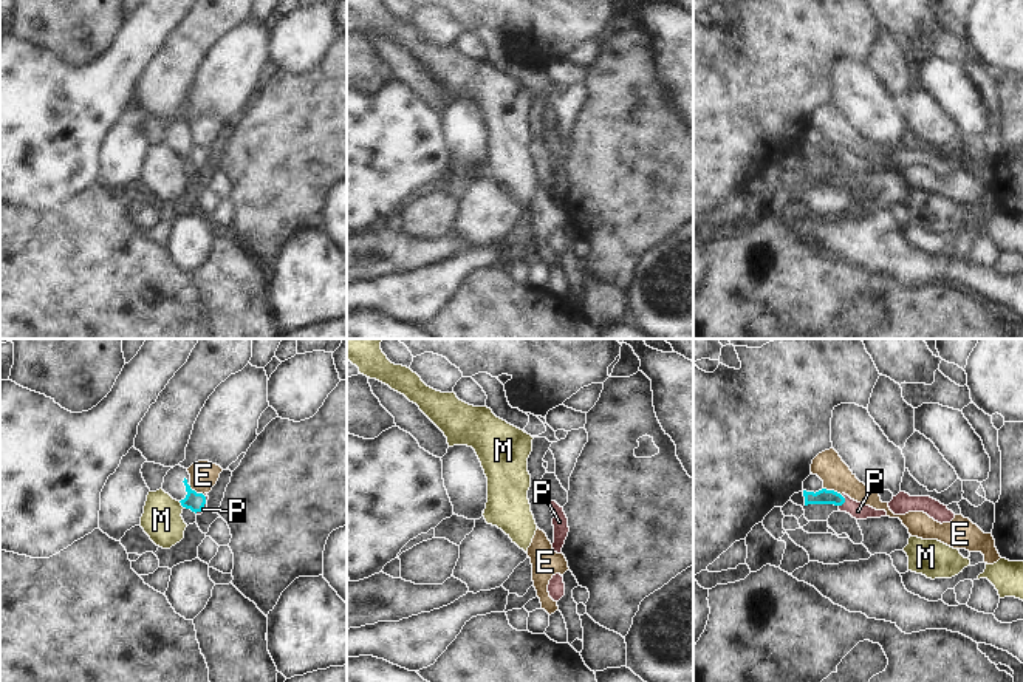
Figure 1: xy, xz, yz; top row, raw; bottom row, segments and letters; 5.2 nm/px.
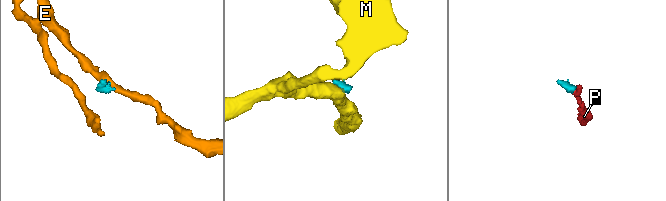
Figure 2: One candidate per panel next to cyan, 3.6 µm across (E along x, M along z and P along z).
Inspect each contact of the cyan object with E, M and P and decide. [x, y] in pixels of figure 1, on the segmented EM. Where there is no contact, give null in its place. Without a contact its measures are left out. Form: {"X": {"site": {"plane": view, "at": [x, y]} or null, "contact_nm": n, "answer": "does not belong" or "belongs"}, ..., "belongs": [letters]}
{"E": {"site": {"plane": "yz", "at": [833, 491]}, "contact_nm": 100, "answer": "does not belong"}, "M": {"site": {"plane": "xy", "at": [181, 504]}, "contact_nm": 50, "answer": "does not belong"}, "P": {"site": {"plane": "yz", "at": [844, 501]}, "contact_nm": 70, "answer": "belongs"}, "belongs": ["P"]}

